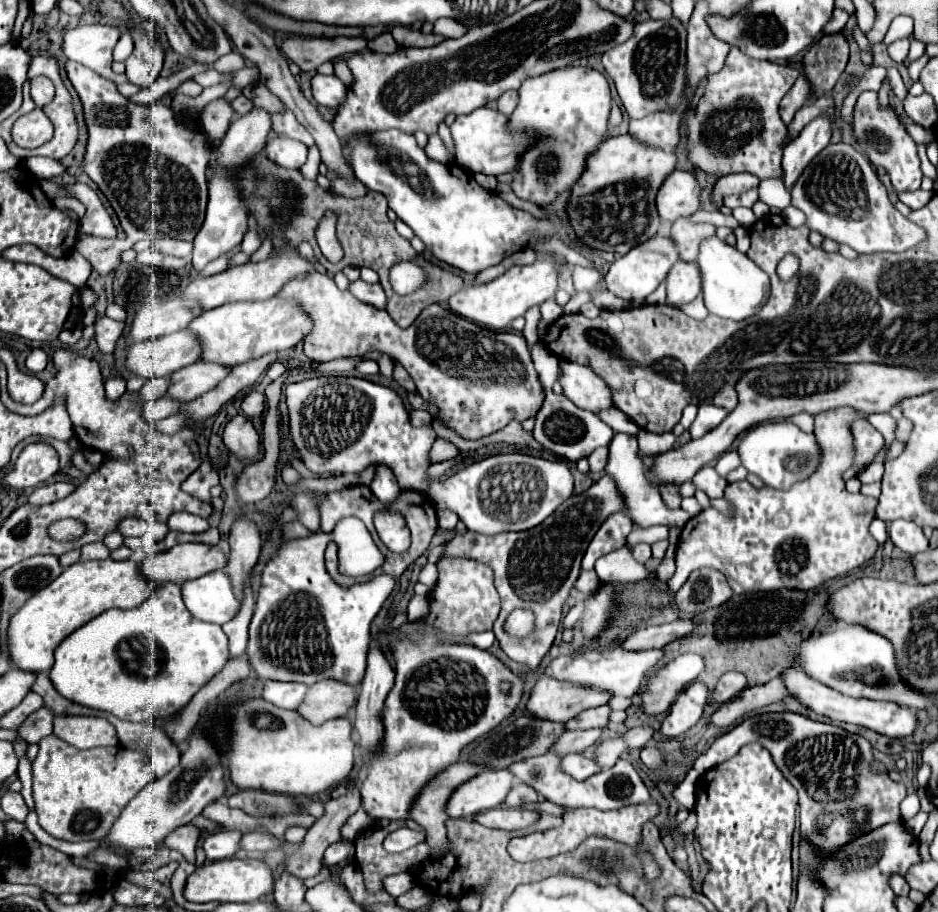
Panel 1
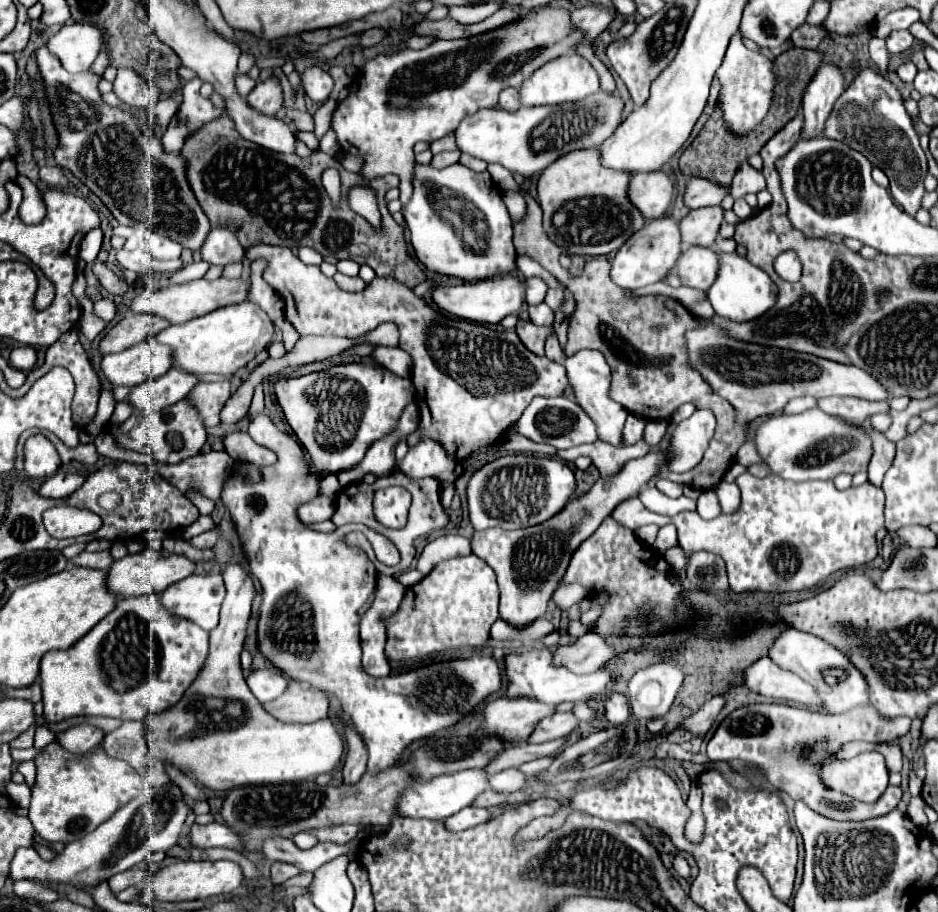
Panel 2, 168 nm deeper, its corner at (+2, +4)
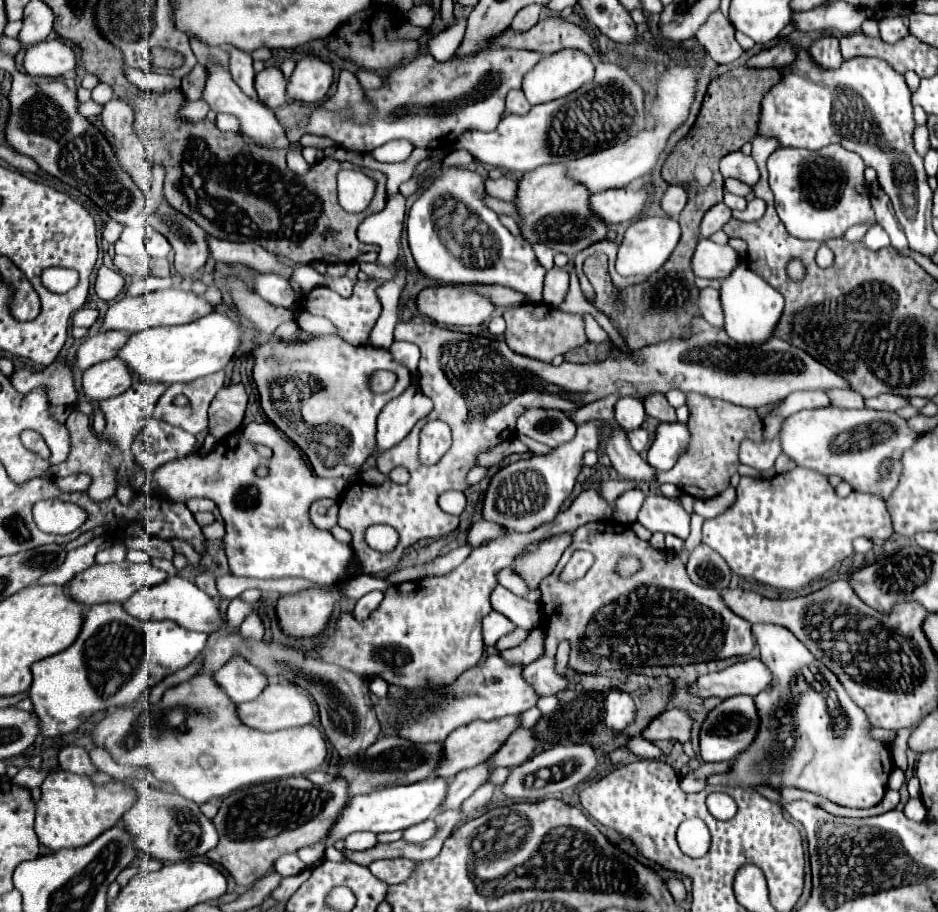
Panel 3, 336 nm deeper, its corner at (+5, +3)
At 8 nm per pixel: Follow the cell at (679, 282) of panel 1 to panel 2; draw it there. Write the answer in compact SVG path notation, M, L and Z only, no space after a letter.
M687 247L677 261L677 275L687 287L707 291L719 273L719 253L713 247Z

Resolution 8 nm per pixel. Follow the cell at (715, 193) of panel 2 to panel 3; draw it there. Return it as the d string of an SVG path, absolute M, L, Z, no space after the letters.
M670 184L668 190L666 190L666 194L664 194L664 198L662 198L662 210L668 216L676 218L682 212L682 208L684 208L686 202L688 202L688 192L684 190L684 186Z

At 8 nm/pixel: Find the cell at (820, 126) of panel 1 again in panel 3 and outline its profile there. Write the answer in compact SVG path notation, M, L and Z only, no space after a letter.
M824 36L816 40L810 48L810 56L822 70L836 70L844 62L838 48L838 38L832 38L832 36Z

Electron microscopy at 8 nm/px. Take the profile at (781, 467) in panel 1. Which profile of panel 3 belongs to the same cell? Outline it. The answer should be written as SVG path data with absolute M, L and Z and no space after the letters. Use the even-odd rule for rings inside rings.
M836 406L816 408L816 410L800 410L788 416L780 428L780 446L782 454L796 462L796 466L820 472L824 476L840 476L844 482L852 484L856 492L870 492L880 498L888 498L896 488L902 464L902 452L912 446L918 438L914 430L906 426L906 420L896 416L894 412L878 412L878 410L844 410ZM884 460L892 460L892 468L882 476L880 464Z

